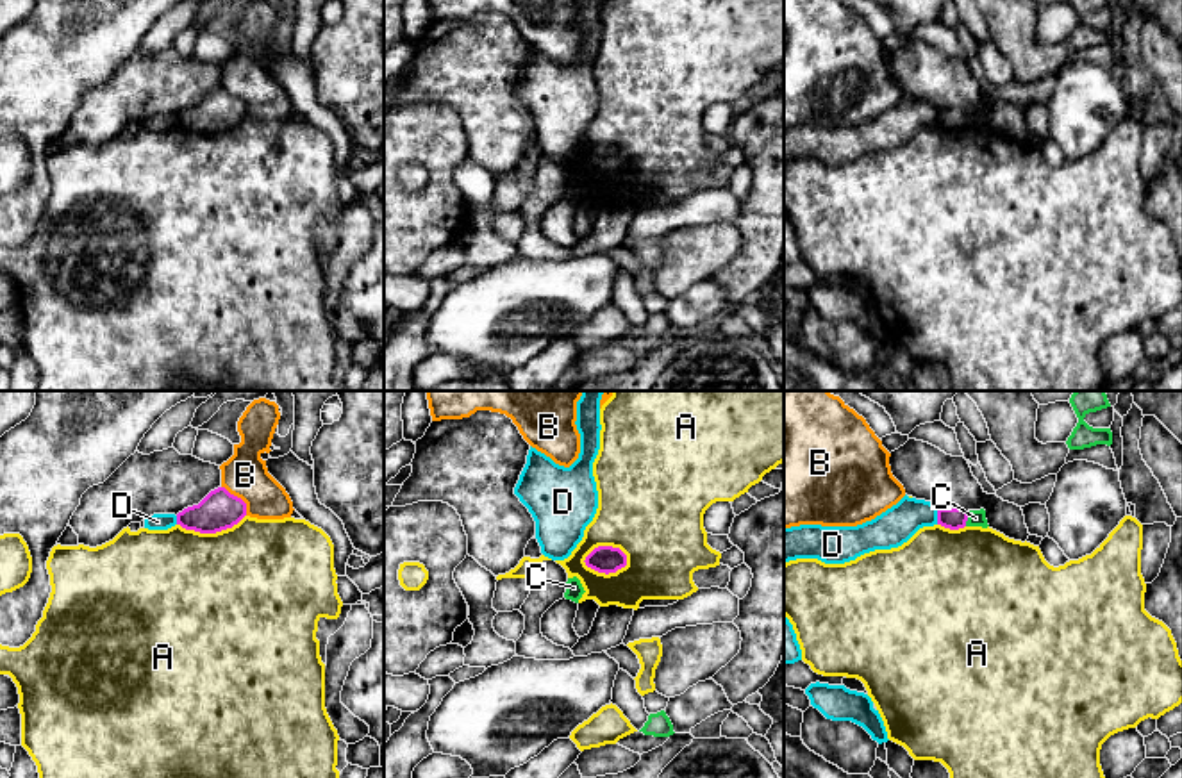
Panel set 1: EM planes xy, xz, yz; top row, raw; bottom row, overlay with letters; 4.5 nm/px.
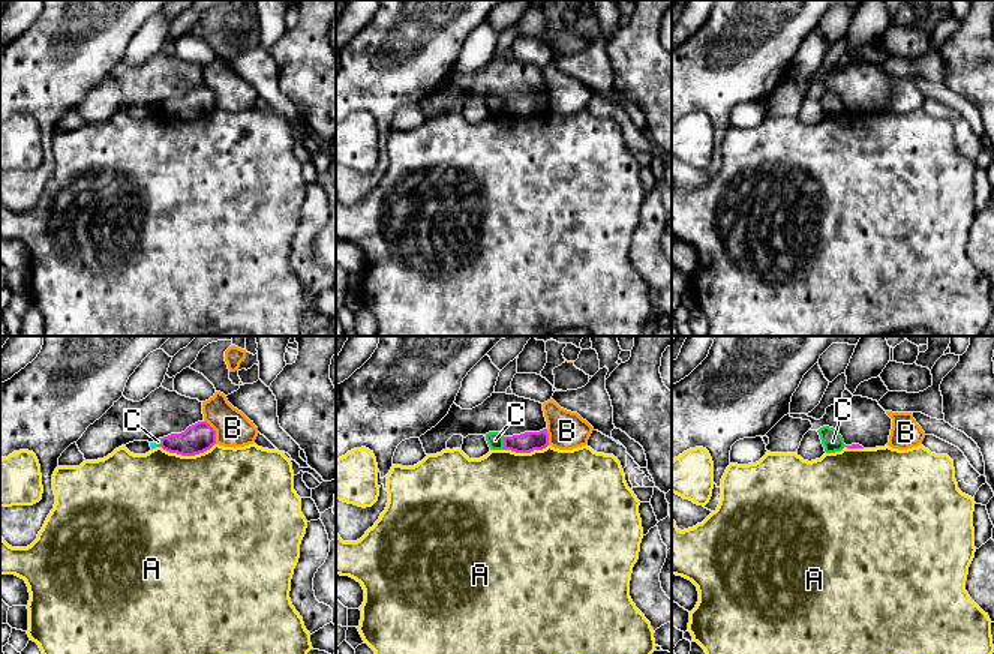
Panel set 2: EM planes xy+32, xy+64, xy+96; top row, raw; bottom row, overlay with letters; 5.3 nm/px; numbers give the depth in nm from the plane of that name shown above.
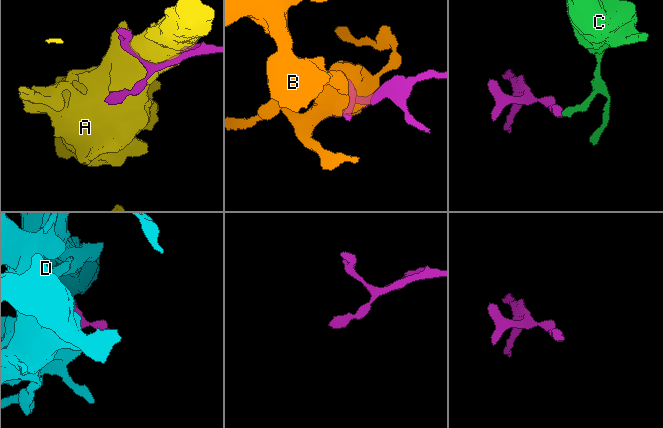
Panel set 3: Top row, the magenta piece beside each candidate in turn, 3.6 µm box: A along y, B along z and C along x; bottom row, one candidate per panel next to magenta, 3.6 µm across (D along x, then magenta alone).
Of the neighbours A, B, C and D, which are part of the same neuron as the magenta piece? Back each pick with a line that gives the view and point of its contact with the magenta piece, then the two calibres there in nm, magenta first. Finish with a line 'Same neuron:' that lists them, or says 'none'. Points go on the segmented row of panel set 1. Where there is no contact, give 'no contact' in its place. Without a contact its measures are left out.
Same neuron: none

